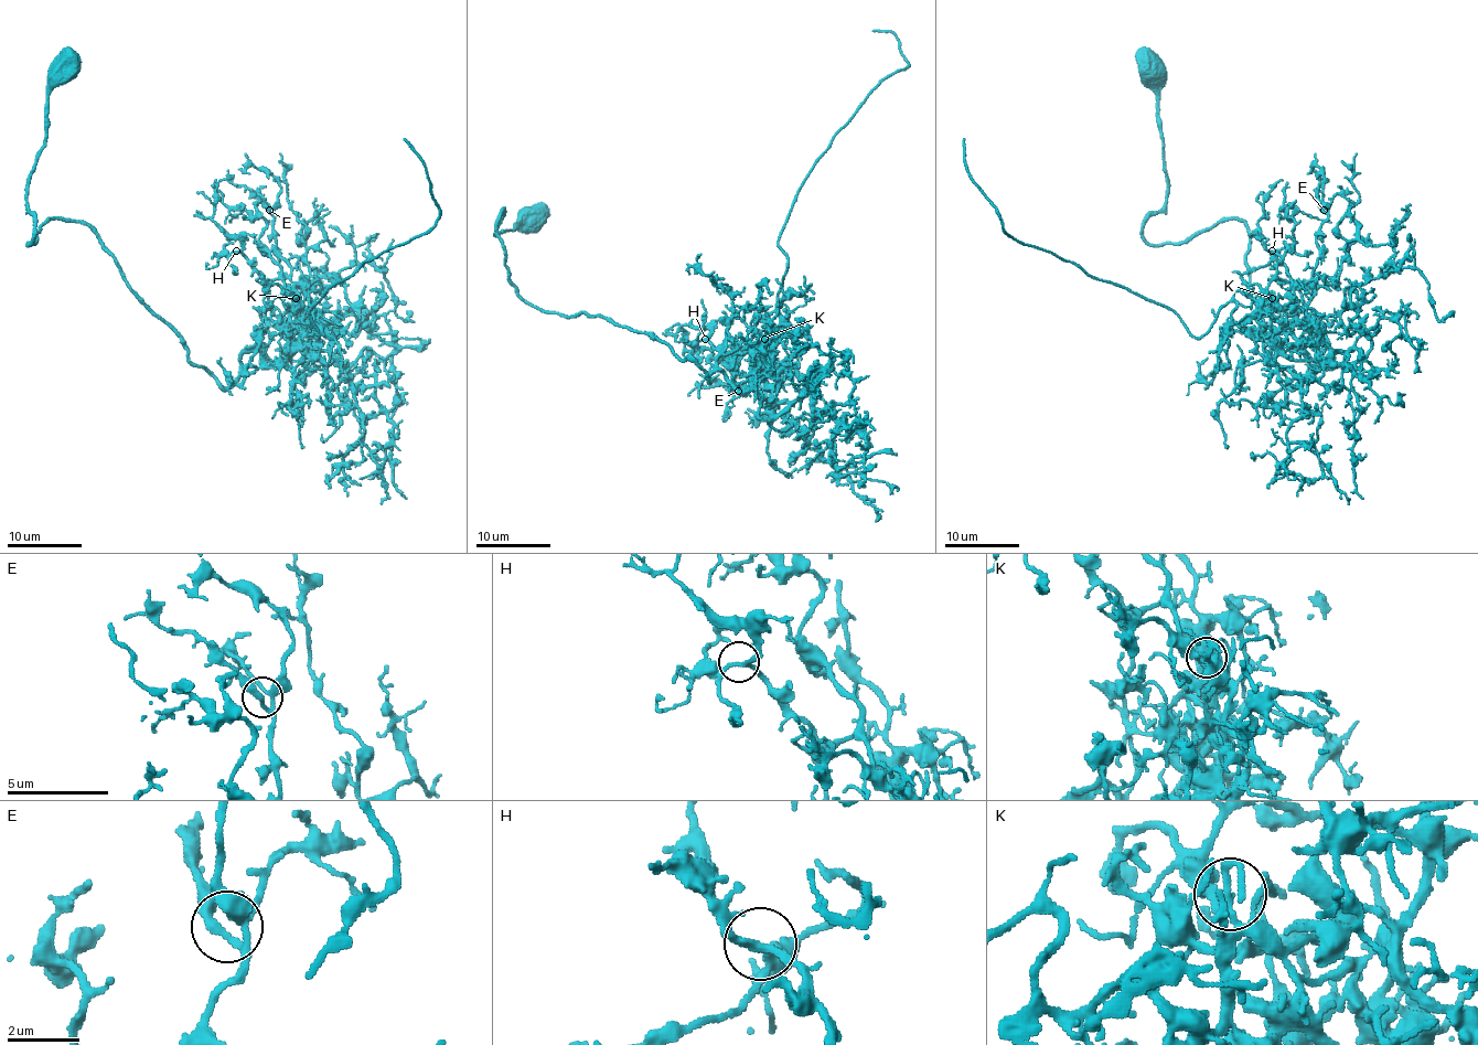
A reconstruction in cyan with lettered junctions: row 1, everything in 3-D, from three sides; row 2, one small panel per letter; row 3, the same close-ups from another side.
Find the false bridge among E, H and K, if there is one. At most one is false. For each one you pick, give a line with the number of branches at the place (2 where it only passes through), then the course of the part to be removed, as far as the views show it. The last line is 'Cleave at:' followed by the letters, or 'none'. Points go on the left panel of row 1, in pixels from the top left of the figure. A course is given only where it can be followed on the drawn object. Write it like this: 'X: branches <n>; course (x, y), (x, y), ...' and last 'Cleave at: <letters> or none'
K: branches 3; course (296, 297), (306, 326), (309, 301), (318, 337), (309, 310), (335, 283), (439, 215), (404, 139)
Cleave at: K

